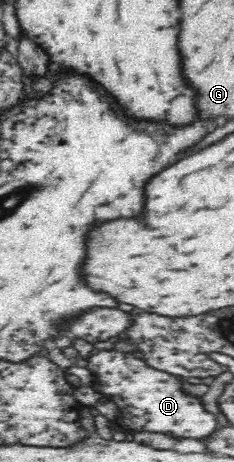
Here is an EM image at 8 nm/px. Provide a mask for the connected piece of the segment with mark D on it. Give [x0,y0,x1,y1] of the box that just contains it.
[86,350,216,439]

